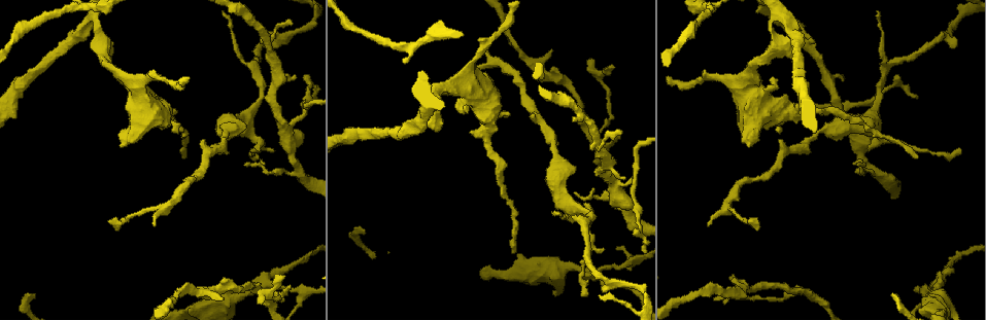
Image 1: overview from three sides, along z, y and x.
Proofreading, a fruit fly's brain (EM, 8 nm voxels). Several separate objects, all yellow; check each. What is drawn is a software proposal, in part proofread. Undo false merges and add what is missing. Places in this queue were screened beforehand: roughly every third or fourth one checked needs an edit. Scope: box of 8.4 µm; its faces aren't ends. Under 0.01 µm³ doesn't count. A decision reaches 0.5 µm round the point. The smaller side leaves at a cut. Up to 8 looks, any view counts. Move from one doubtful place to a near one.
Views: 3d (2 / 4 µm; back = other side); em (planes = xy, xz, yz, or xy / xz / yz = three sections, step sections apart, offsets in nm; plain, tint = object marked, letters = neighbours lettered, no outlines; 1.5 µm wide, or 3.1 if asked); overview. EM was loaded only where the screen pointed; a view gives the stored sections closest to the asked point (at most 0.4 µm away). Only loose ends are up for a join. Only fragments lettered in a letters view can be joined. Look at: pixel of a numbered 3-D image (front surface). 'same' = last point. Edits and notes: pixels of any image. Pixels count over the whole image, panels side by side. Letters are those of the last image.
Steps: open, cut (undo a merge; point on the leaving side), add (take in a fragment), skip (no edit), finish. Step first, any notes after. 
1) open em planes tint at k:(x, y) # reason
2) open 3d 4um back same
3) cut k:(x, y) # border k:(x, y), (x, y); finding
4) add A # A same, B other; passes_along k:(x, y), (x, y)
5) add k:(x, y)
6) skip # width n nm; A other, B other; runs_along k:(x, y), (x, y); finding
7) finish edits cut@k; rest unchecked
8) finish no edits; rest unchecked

open em planes plain at 1:(817, 133) # a narrow waist

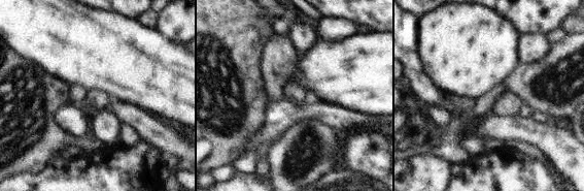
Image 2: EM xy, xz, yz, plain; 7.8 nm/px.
open em planes letters same

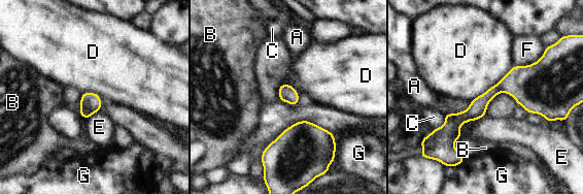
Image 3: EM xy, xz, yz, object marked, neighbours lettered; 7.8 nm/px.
skip # A other, B other, C other, D other, E other, F other, G other; border 3:(514, 65), (495, 84), (470, 102); continuous, no second neuron

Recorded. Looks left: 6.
open 3d 4um at 1:(755, 179)

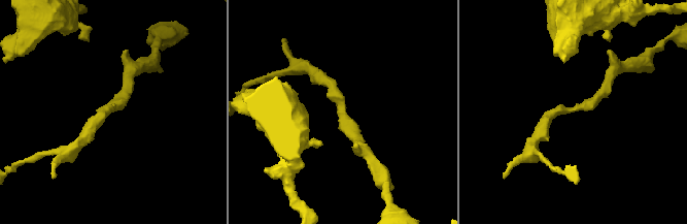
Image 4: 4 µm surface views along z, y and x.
open em xy step 8 tint at 4:(109, 108) # arm_widths 200, 220 nm; now the EM

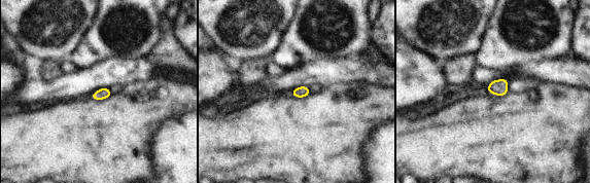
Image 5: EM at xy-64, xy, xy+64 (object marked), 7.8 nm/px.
open em xz step 4 letters same

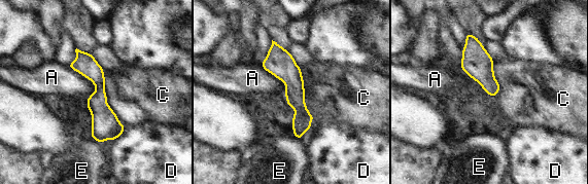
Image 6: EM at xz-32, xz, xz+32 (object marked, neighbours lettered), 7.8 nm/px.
skip # width 160 nm; A other, C other, D other, E other; border 6:(67, 66), (93, 83), (85, 101); one neuron here

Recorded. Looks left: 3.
open 3d 4um at 1:(112, 48) # an open end

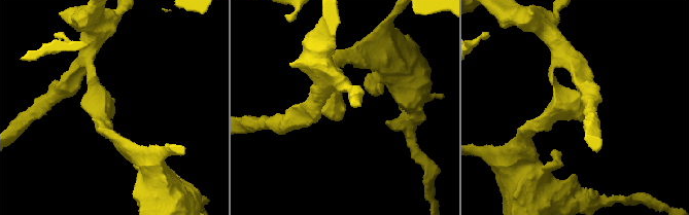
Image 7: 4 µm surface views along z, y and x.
open em planes letters at 7:(339, 118)

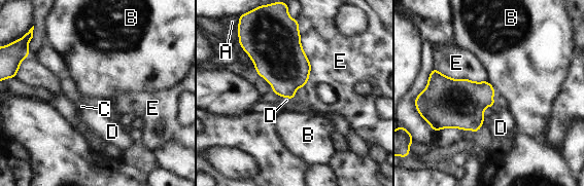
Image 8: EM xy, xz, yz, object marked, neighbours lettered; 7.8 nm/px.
skip # longest_contact E 500 nm; A other, B other, C other, D other, E other; border 8:(298, 22), (310, 62), (305, 86); none of them fits

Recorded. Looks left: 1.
finish no edits; rest unchecked

